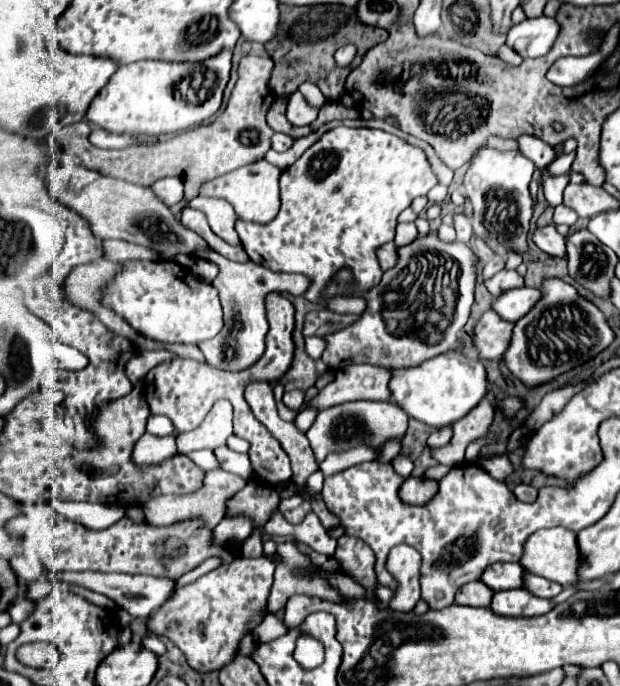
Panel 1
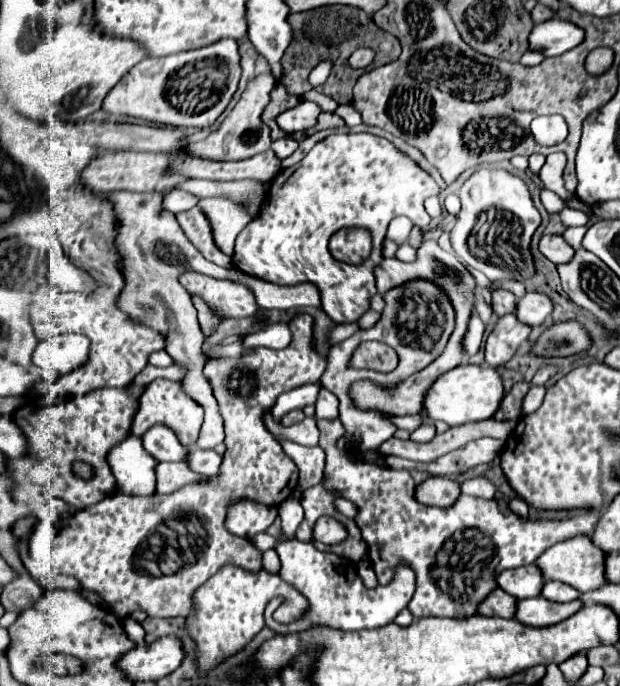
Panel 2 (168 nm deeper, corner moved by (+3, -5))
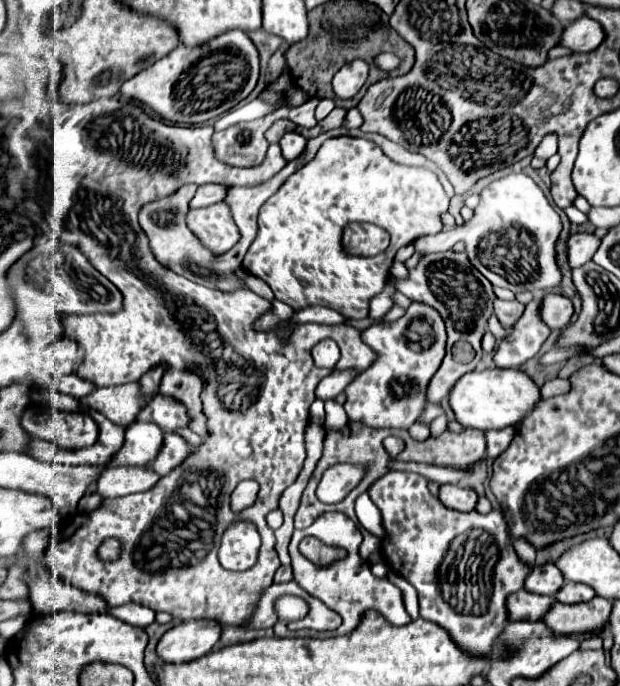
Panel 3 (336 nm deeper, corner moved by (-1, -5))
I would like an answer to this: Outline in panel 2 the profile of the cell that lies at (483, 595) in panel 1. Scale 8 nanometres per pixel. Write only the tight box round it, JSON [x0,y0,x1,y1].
[480,588,518,618]

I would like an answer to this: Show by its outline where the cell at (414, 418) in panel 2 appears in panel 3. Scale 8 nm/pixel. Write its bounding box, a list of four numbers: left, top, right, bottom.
[416,404,444,424]

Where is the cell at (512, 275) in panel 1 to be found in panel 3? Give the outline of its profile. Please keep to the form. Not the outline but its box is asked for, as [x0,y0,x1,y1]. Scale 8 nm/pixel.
[494,298,524,328]

